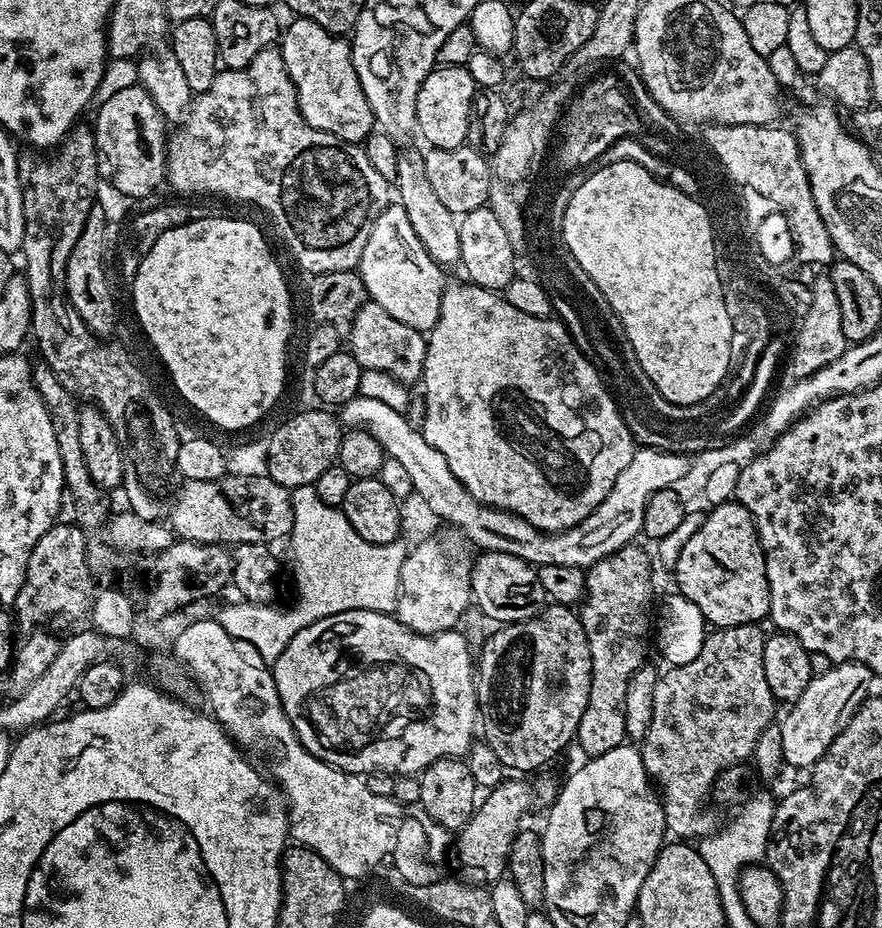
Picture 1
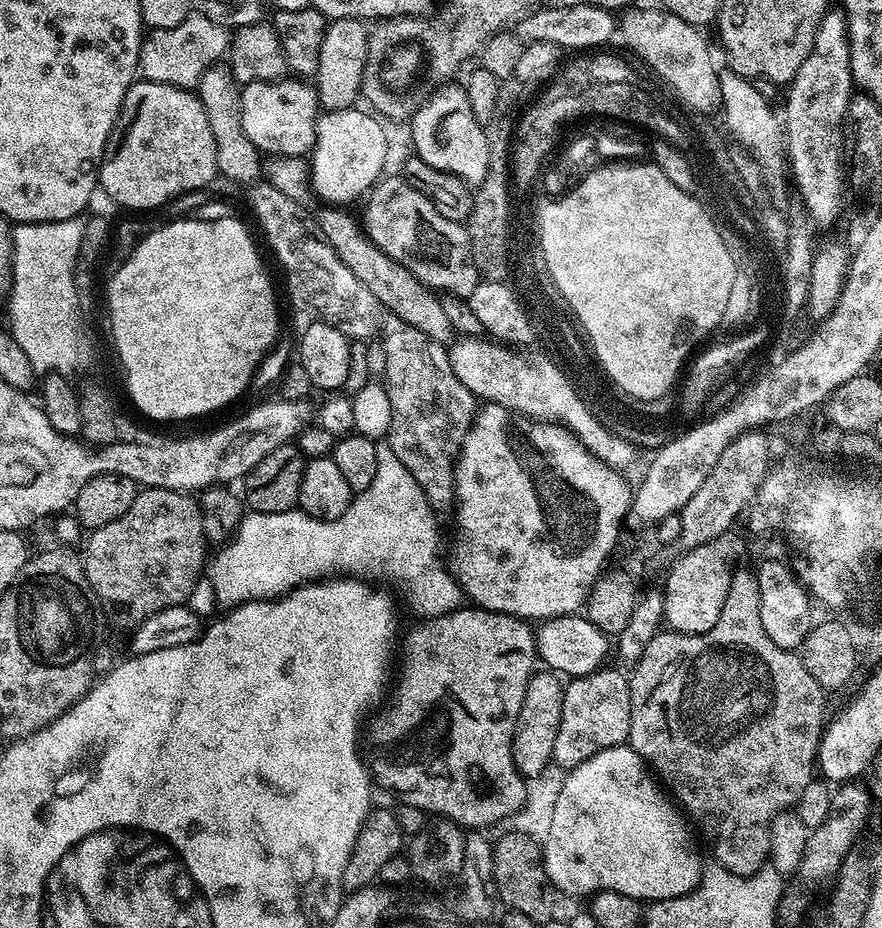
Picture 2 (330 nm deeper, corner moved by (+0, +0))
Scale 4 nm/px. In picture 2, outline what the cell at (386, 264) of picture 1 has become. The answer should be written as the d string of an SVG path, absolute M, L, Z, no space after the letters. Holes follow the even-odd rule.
M478 336L453 339L447 349L448 361L454 374L458 374L458 382L462 382L477 401L501 404L512 412L529 416L531 420L562 424L575 434L586 450L590 450L590 454L594 454L594 458L606 462L611 468L627 469L627 464L638 456L638 449L625 438L610 432L607 423L584 405L583 398L576 393L579 392L577 385L551 355L528 351L532 350L517 350Z

